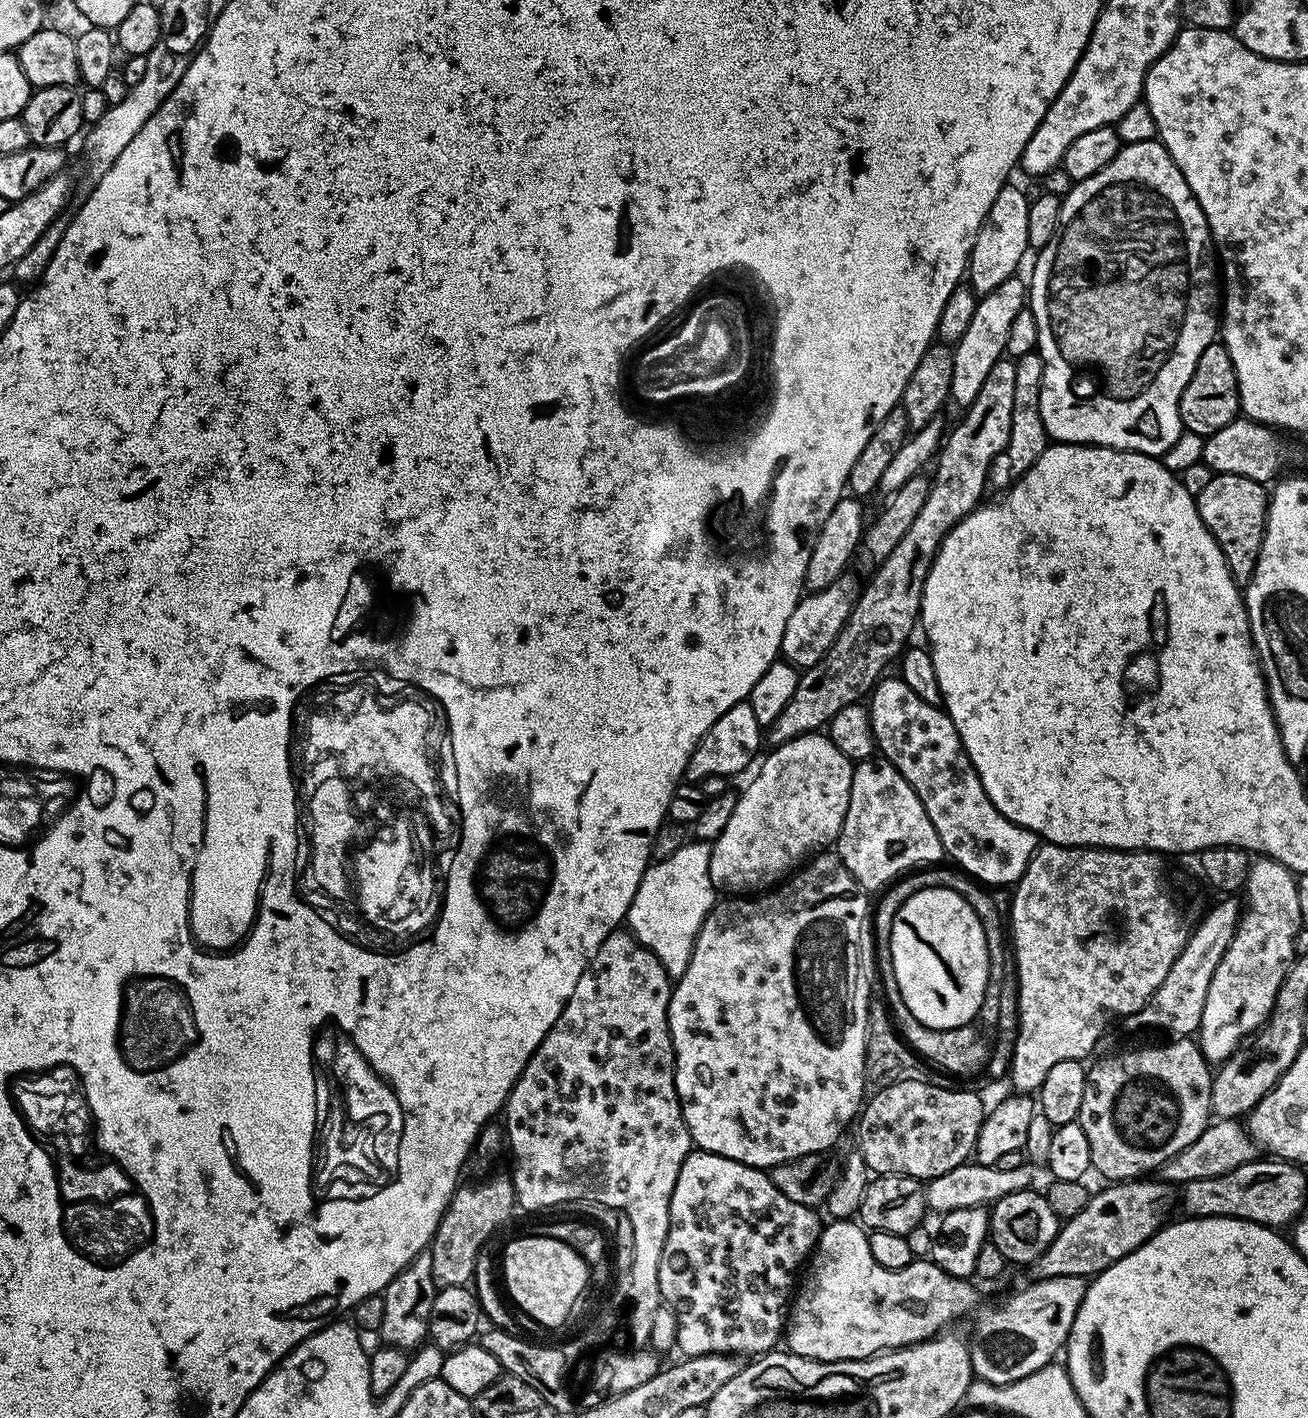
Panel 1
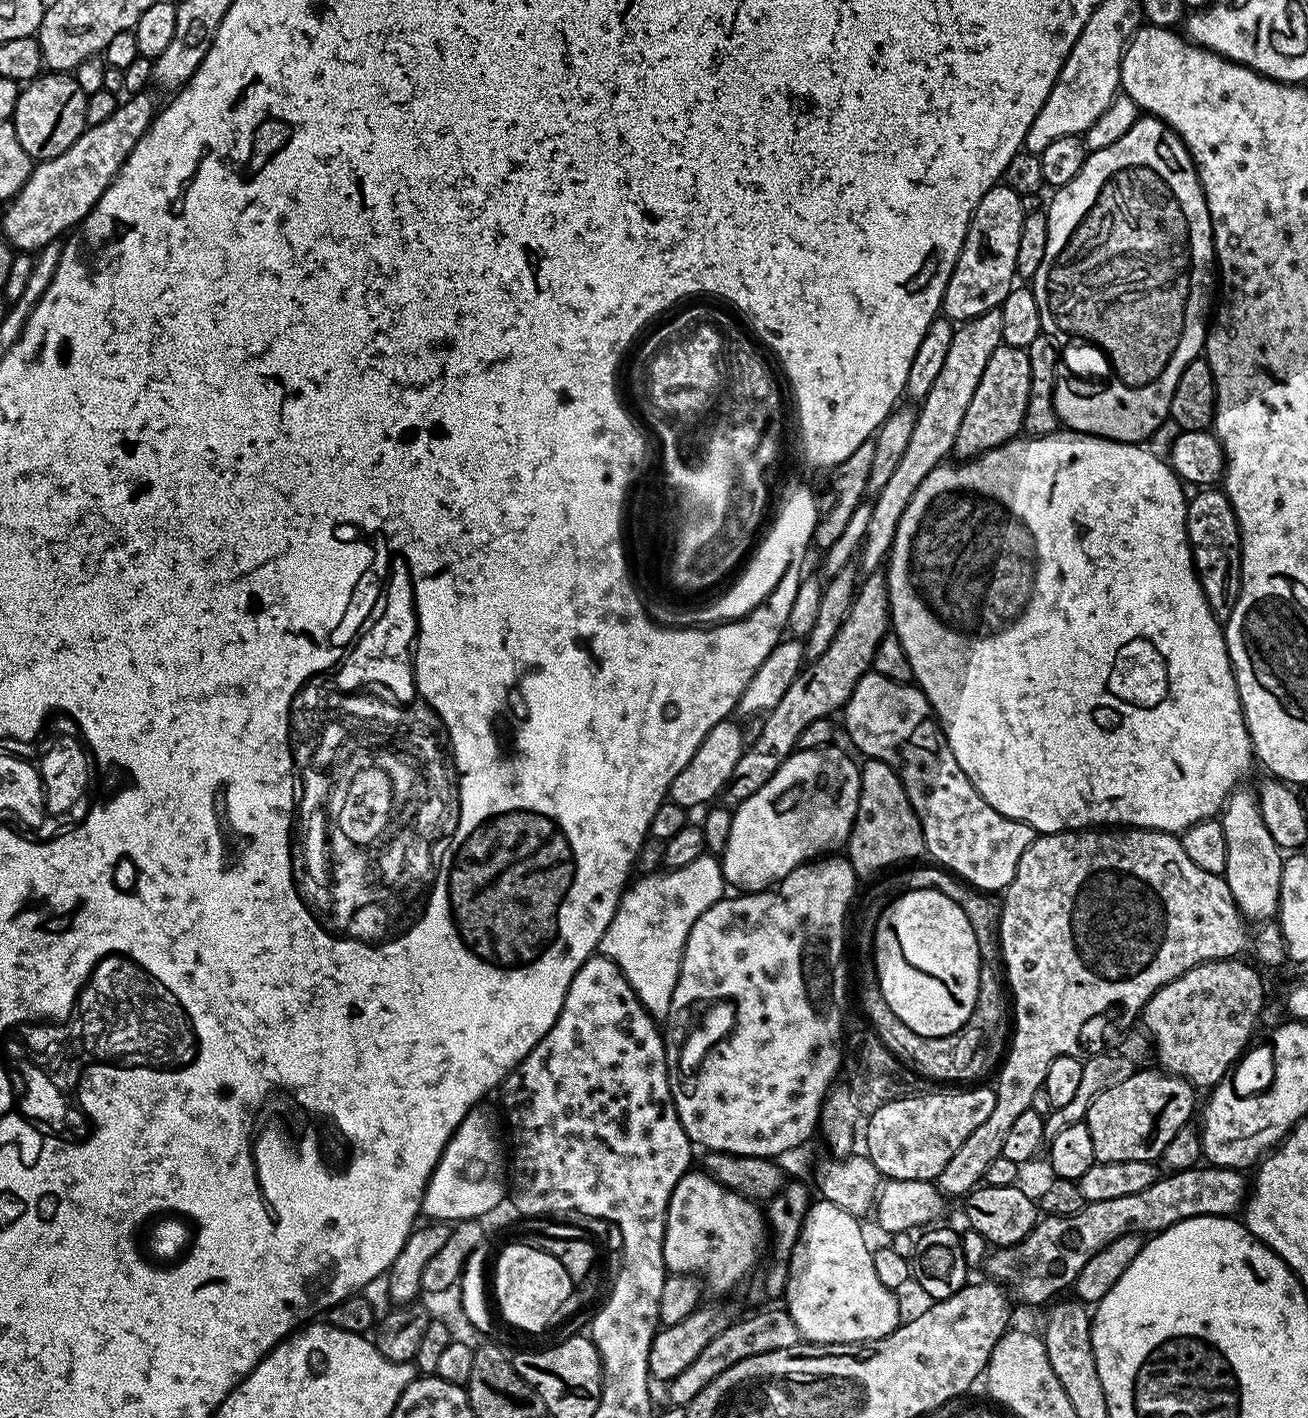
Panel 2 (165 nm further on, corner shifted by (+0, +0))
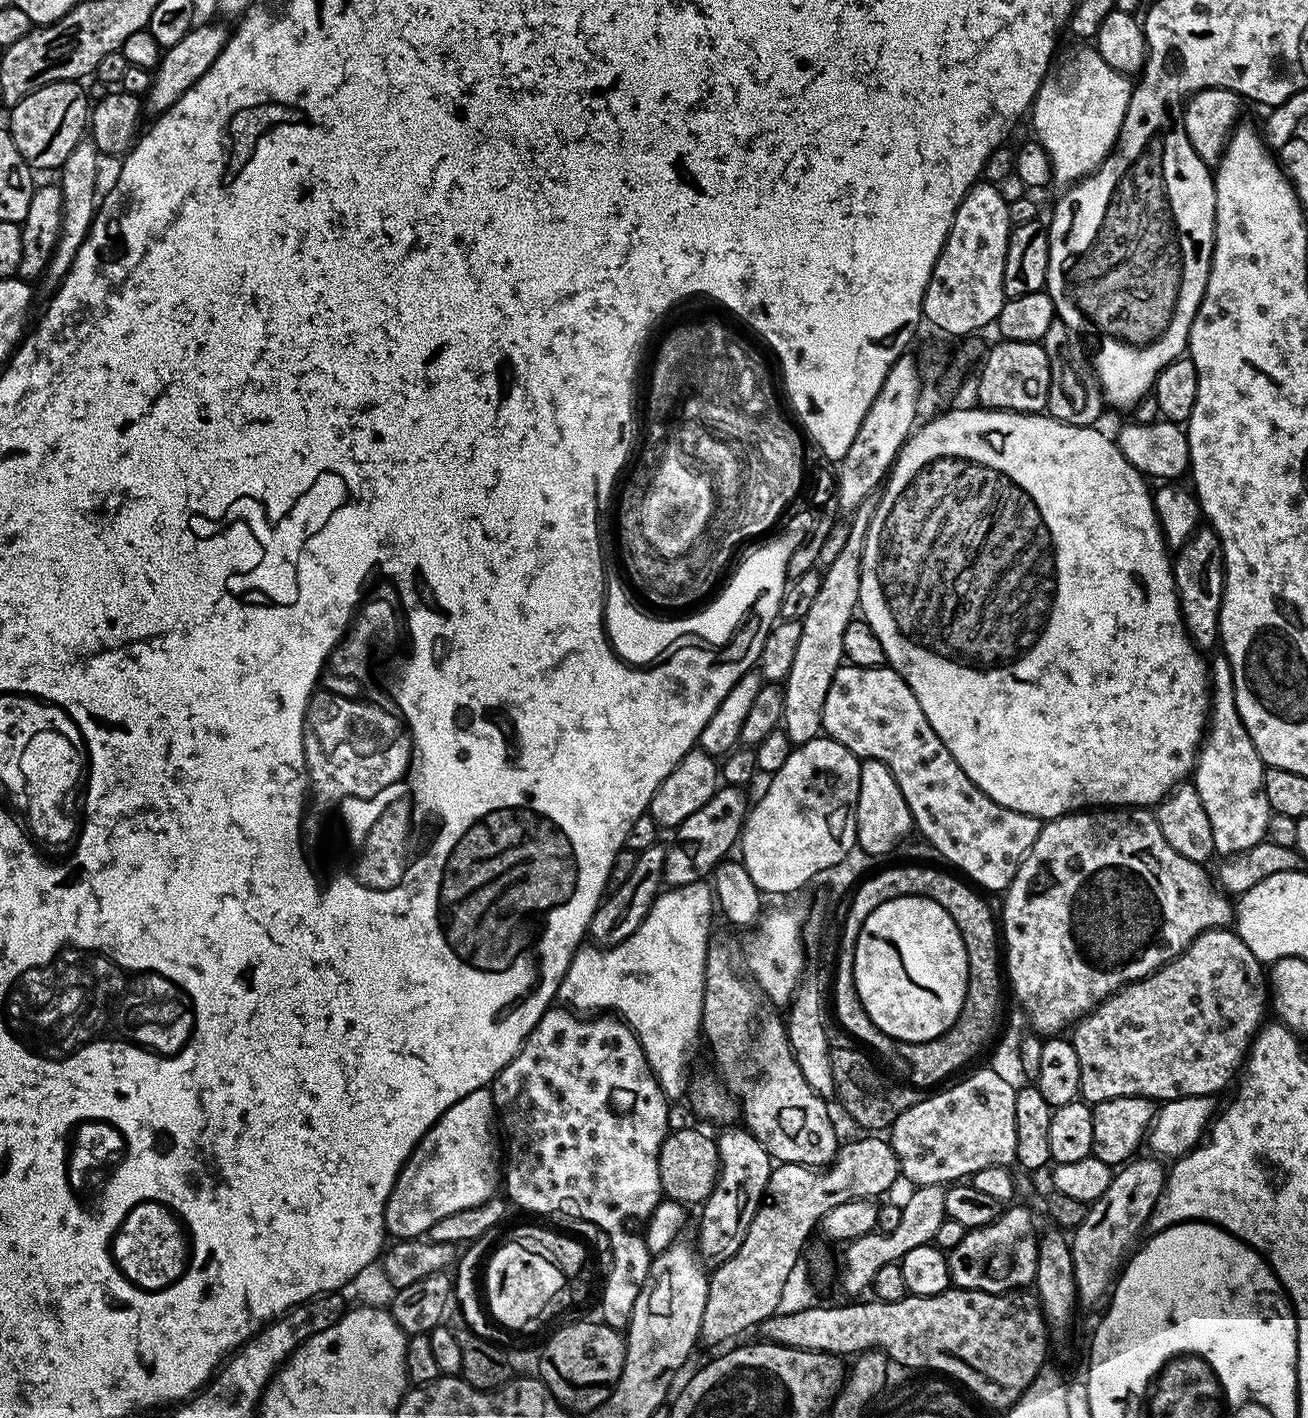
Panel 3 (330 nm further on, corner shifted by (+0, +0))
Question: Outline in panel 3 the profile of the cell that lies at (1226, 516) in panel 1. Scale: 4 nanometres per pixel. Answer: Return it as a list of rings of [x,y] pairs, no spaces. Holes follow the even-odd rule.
[[[1211,526],[1197,527],[1175,553],[1172,577],[1176,583],[1184,629],[1197,649],[1208,654],[1212,647],[1220,644],[1220,611],[1224,597],[1224,551],[1218,534]]]

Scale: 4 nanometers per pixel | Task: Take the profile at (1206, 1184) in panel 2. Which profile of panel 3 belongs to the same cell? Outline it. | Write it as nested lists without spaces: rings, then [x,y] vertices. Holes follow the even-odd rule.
[[[1008,1206],[992,1223],[965,1231],[958,1246],[947,1249],[948,1269],[952,1284],[979,1292],[1015,1292],[1035,1281],[1038,1262],[1038,1231],[1032,1225],[1028,1208]]]

